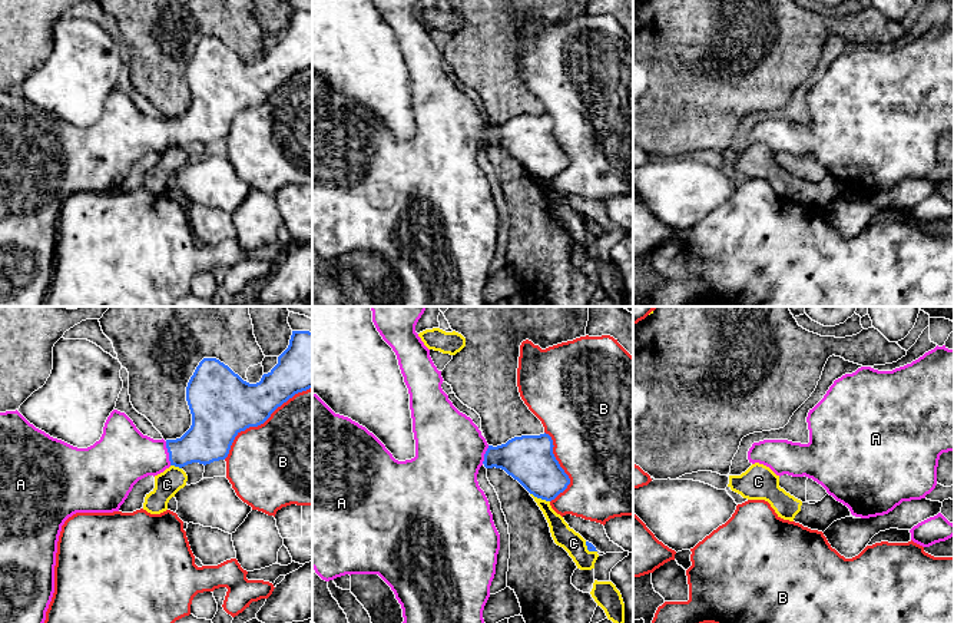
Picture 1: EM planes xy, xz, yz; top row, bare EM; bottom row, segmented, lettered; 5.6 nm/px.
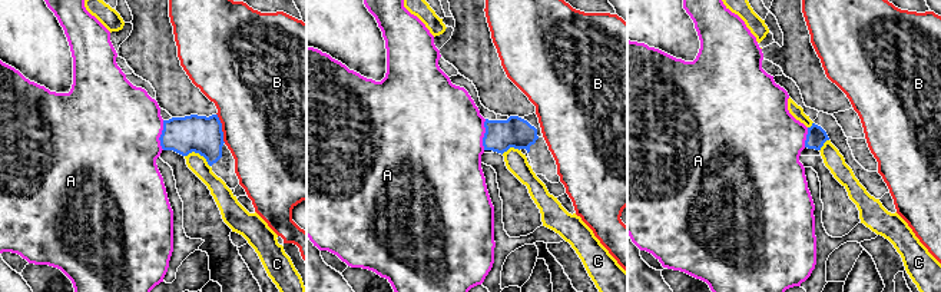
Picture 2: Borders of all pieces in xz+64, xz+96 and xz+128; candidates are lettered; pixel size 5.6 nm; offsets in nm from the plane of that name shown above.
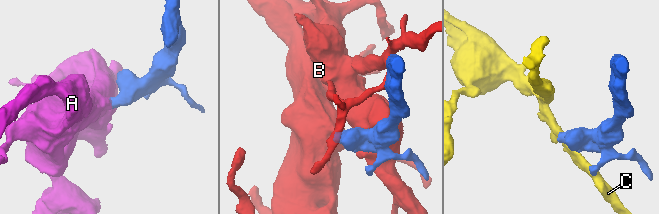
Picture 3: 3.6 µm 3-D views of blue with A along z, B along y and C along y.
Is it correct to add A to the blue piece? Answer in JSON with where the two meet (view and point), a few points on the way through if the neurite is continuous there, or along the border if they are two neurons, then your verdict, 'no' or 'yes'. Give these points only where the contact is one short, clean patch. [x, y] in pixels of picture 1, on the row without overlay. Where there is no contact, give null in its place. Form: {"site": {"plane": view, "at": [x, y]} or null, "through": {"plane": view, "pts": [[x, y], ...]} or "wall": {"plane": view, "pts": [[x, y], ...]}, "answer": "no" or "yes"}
{"site": {"plane": "xy", "at": [168, 131]}, "through": {"plane": "xy", "pts": [[209, 118], [182, 131], [168, 131], [156, 135], [123, 135]]}, "answer": "yes"}

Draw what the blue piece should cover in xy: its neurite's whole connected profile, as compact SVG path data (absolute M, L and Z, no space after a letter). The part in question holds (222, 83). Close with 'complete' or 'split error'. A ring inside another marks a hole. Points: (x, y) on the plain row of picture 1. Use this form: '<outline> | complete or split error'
M292 10L288 27L261 60L249 63L216 37L203 37L186 66L192 93L191 107L176 119L143 115L133 100L117 89L107 96L99 120L87 127L73 126L30 103L17 89L0 92L0 306L43 306L54 272L57 221L64 201L76 192L113 192L127 178L133 165L163 152L170 145L211 143L225 139L235 116L249 106L264 103L295 73L312 67L312 11Z | split error

